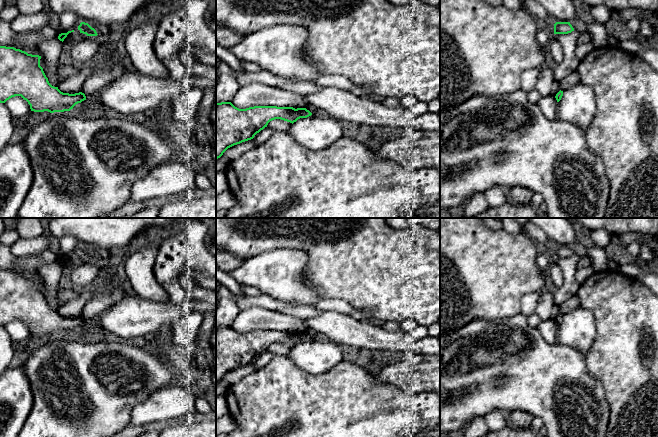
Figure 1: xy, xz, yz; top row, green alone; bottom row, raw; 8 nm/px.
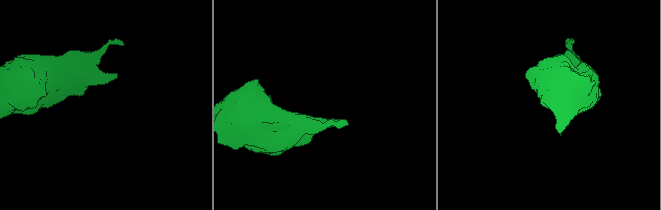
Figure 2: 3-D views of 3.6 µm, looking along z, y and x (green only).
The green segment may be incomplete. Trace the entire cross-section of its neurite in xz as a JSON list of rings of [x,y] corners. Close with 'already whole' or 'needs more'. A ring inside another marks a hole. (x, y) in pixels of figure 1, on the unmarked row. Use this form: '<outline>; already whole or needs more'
[[[231,326],[216,327],[216,383],[220,382],[228,372],[253,363],[272,344],[281,343],[293,348],[298,343],[311,339],[312,337],[306,332],[254,330],[239,333]]]; already whole

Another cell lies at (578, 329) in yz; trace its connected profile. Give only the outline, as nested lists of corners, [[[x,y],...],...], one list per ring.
[[[578,306],[563,315],[563,320],[558,326],[557,338],[559,343],[573,347],[586,355],[597,338],[593,313]]]

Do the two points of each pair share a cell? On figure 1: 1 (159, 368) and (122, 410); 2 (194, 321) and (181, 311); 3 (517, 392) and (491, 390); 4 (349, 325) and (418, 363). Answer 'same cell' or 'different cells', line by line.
1: same cell
2: different cells
3: same cell
4: different cells

